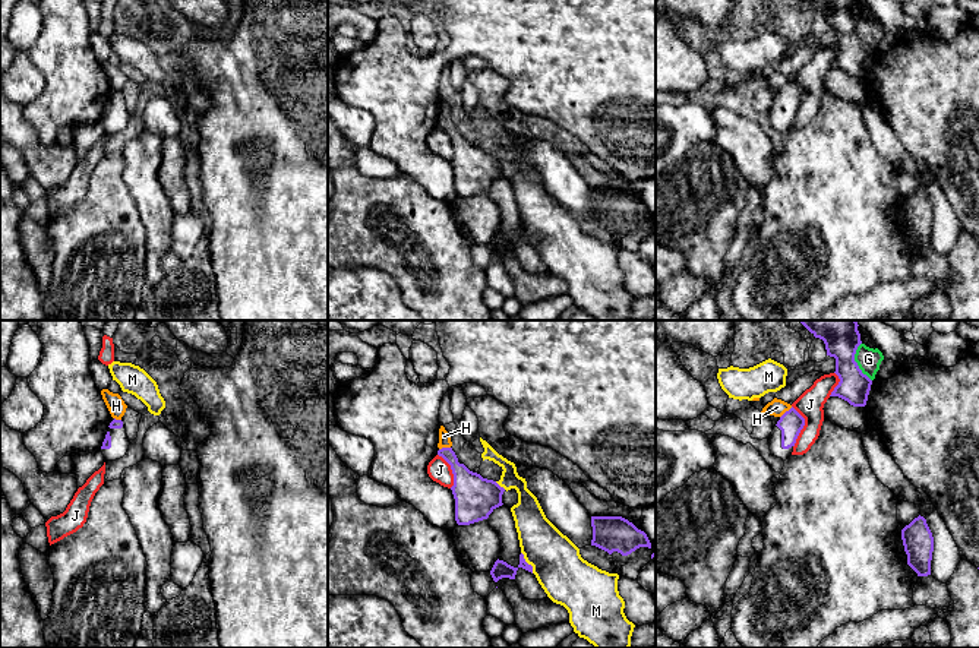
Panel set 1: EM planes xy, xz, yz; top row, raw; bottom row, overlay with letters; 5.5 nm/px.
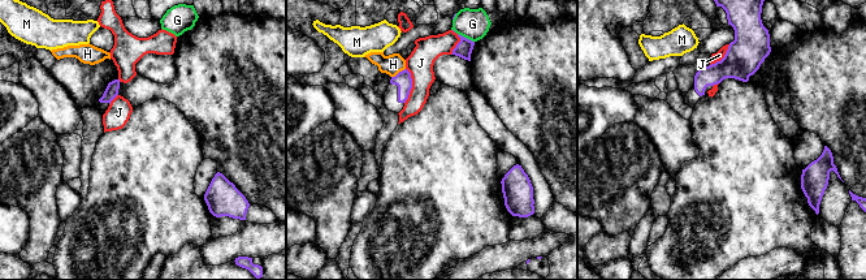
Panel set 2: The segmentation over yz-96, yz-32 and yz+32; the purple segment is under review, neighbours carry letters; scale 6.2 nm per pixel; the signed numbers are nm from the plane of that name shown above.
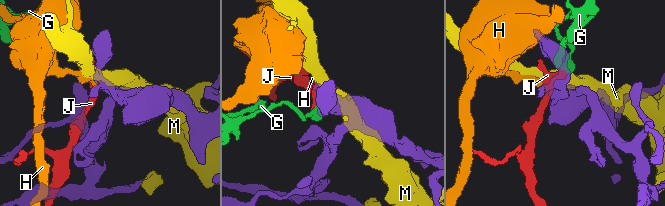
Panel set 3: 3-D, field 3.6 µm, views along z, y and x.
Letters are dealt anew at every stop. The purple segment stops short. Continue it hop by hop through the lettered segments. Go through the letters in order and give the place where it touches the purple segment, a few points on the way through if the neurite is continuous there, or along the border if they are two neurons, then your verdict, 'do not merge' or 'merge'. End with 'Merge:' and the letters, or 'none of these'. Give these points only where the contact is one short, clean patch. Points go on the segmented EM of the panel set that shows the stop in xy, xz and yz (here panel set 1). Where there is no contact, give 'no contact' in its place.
G: contact yz (855, 362); border yz (861, 343), (855, 362), (871, 381); do not merge
H: contact yz (786, 411); border yz (792, 407), (780, 417); do not merge
J: contact yz (804, 424); do not merge
M: contact xz (526, 562); do not merge
Merge: none of these

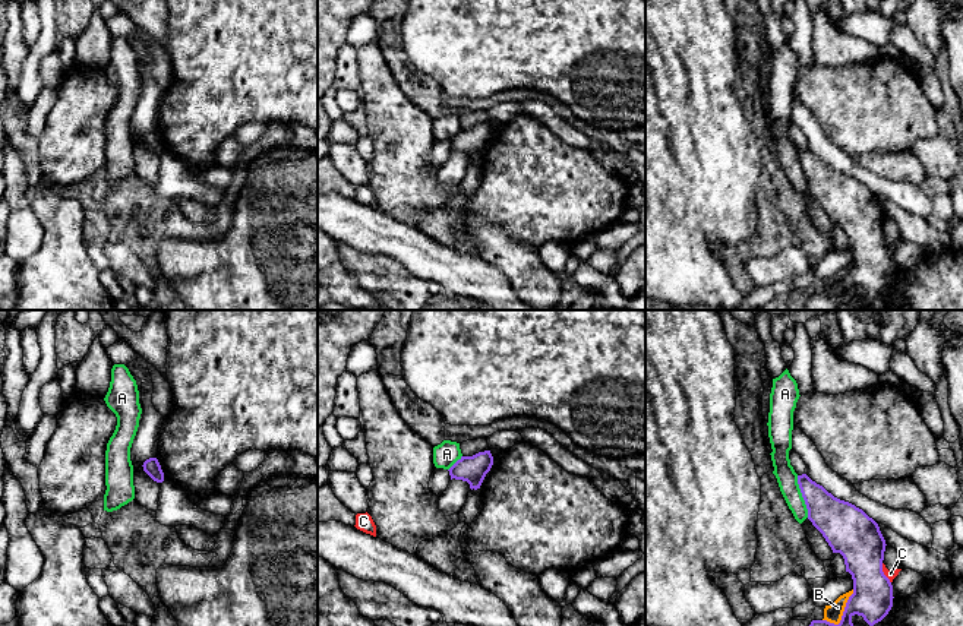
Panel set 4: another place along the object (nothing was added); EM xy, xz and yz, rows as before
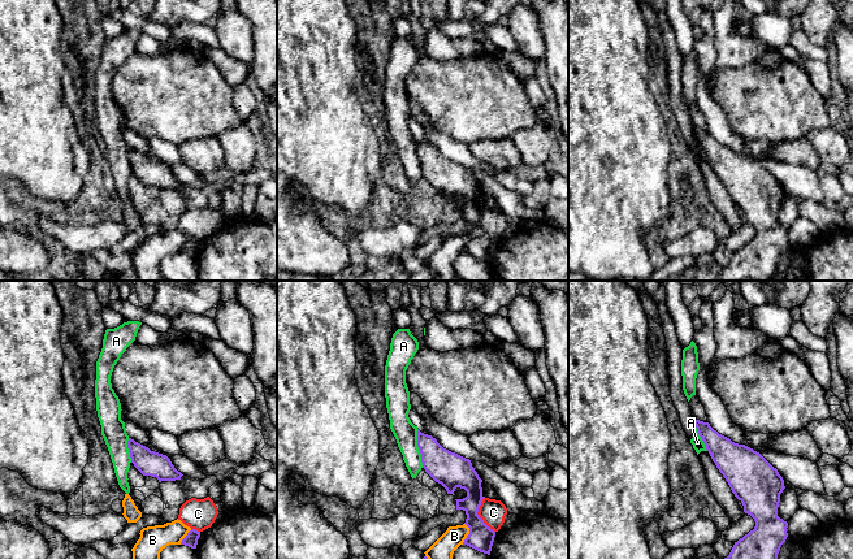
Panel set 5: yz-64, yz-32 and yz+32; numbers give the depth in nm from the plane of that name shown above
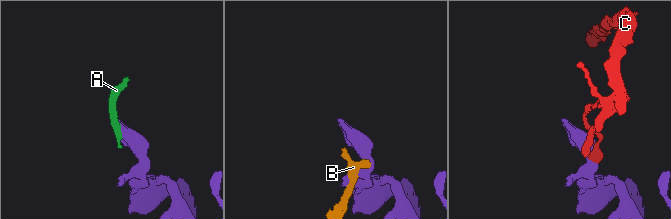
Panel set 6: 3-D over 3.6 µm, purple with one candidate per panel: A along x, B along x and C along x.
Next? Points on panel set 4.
A: contact yz (802, 496); border yz (796, 476), (808, 517); do not merge
B: contact yz (843, 615); do not merge
C: contact yz (883, 574); border yz (881, 563), (881, 571), (890, 582); do not merge
Merge: none of these

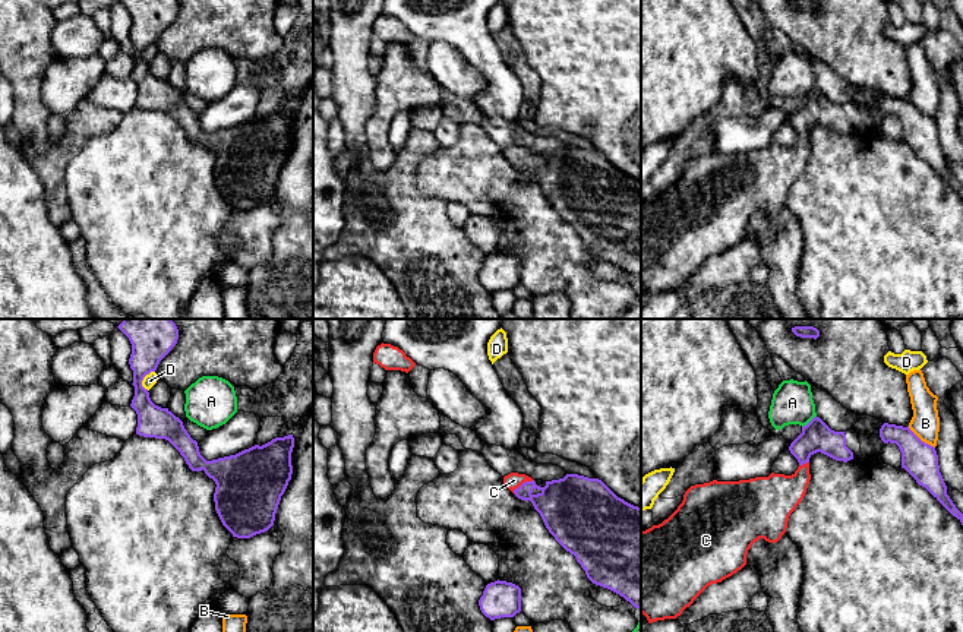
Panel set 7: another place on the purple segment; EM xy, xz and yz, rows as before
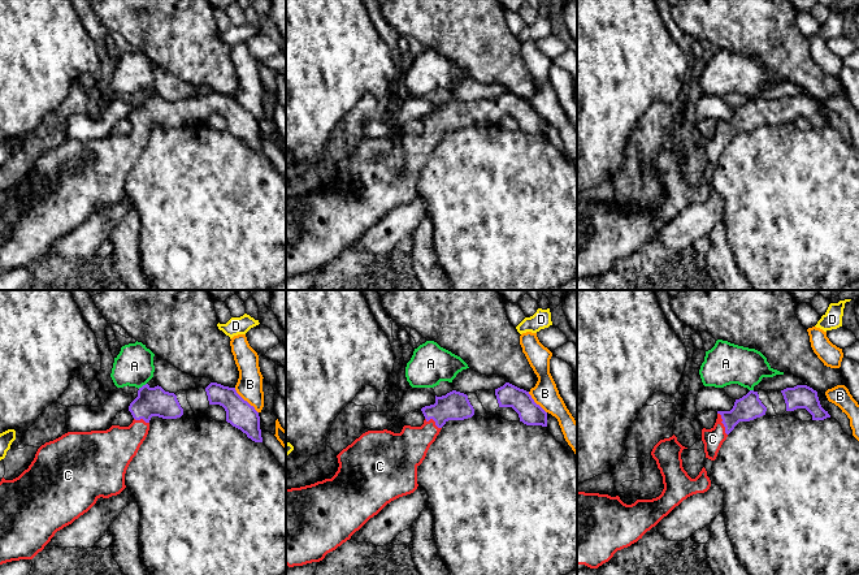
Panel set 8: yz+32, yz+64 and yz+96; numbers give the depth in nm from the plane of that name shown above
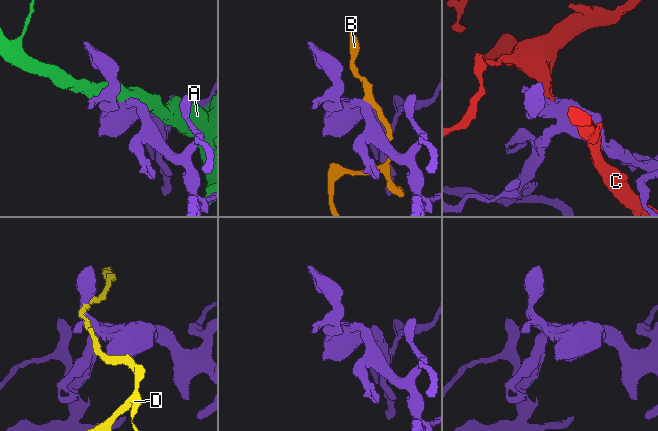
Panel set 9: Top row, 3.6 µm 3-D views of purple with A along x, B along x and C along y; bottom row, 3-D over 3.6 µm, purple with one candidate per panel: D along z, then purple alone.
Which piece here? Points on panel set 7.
A: contact yz (810, 422); do not merge
B: contact yz (919, 439); border yz (908, 426), (934, 448); do not merge
C: contact xz (523, 483); merge
D: contact xy (142, 379); border xy (154, 370), (142, 381), (145, 389); do not merge
Merge: C

